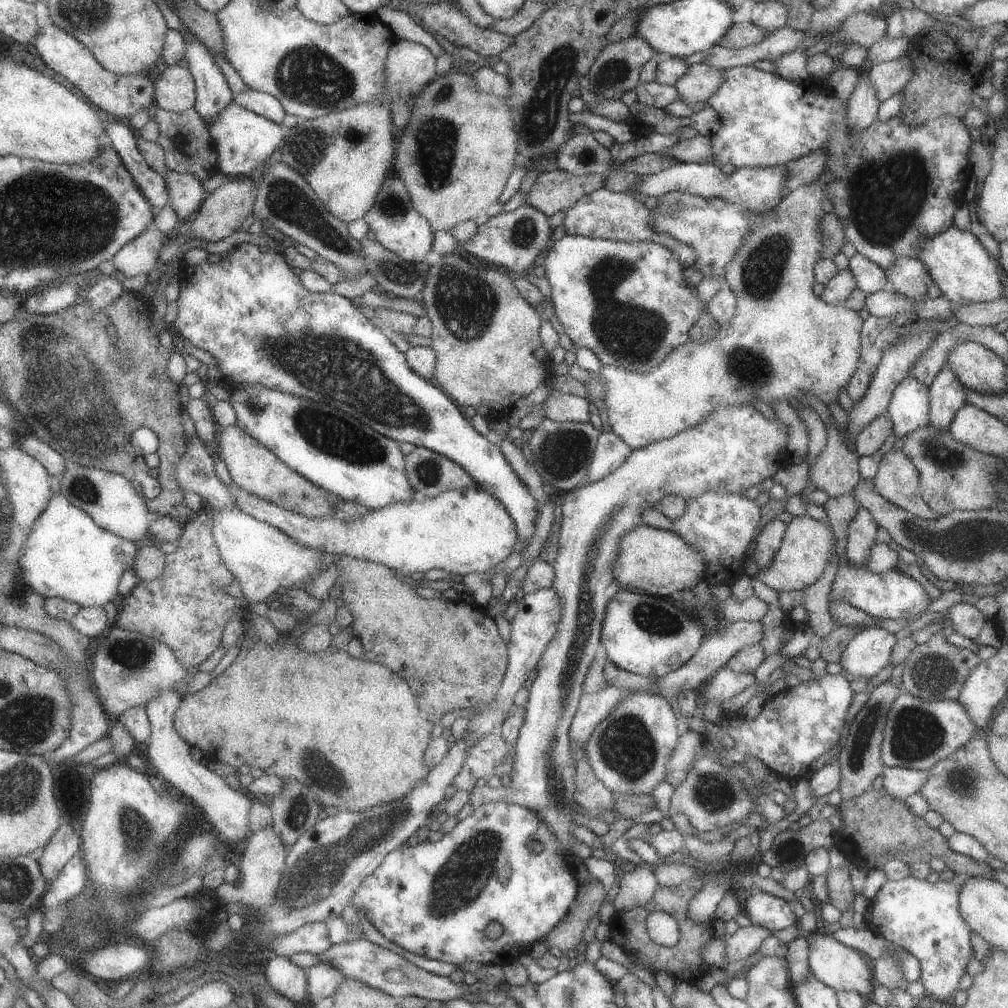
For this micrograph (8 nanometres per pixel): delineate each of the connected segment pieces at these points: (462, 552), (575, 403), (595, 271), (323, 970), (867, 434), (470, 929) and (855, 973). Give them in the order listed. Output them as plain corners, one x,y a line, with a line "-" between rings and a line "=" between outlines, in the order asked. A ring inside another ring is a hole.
235,482
227,486
241,511
277,527
307,548
337,555
353,555
404,574
425,573
433,568
462,576
471,572
485,572
518,548
518,526
507,507
497,497
477,487
447,491
438,497
400,502
385,509
367,511
361,518
342,521
338,518
310,519
259,498
=
552,389
544,400
544,410
546,411
546,416
550,419
578,423
591,420
590,399
566,395
=
565,234
553,243
539,262
550,285
550,298
560,320
577,348
593,349
604,365
649,371
670,350
689,338
694,322
707,312
707,302
698,299
697,286
687,286
677,254
657,240
612,241
=
319,963
311,967
308,972
308,1001
315,1004
335,994
345,975
334,963
=
885,414
876,416
854,440
855,453
858,456
871,456
881,448
885,438
892,432
892,422
=
497,801
476,807
469,817
459,821
450,832
443,835
438,841
432,841
428,838
415,844
415,846
403,844
399,849
391,852
386,860
378,866
378,869
362,882
361,888
355,893
351,906
363,909
367,920
373,923
384,937
414,955
423,956
427,959
442,960
456,966
465,964
465,962
479,962
482,965
494,962
496,965
503,966
530,951
533,944
543,941
557,925
561,925
566,920
574,906
575,899
578,897
579,889
575,868
571,866
567,855
560,852
558,839
555,838
555,835
548,829
540,816
530,808
506,803
505,801
-
536,838
544,845
544,850
534,854
529,846
-
491,922
498,922
503,928
501,935
494,940
487,938
487,934
485,934
485,928
=
820,929
816,934
816,940
812,943
812,947
808,948
807,966
809,972
818,981
834,991
851,991
867,1001
871,998
869,992
871,992
874,984
871,962
856,950
831,940
831,937
822,934

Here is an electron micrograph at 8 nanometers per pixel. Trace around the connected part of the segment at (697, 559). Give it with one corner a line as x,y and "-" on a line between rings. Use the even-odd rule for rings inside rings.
639,525
621,537
618,549
620,556
616,559
614,569
621,588
667,598
675,597
680,590
694,588
699,582
706,582
702,554
673,531

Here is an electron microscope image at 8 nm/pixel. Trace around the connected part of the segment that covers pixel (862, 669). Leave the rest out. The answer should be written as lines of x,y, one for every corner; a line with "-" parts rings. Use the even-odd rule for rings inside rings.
873,625
859,631
843,647
837,663
848,676
873,676
889,663
895,635

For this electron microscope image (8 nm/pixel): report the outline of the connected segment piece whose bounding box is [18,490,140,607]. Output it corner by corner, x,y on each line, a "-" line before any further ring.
61,492
55,494
50,500
46,512
38,518
33,526
33,532
27,540
25,557
19,570
22,570
24,579
46,599
59,597
79,603
83,607
102,607
119,596
119,582
128,568
133,569
138,557
137,544
135,541
124,539
114,532
100,527
87,511
76,507

